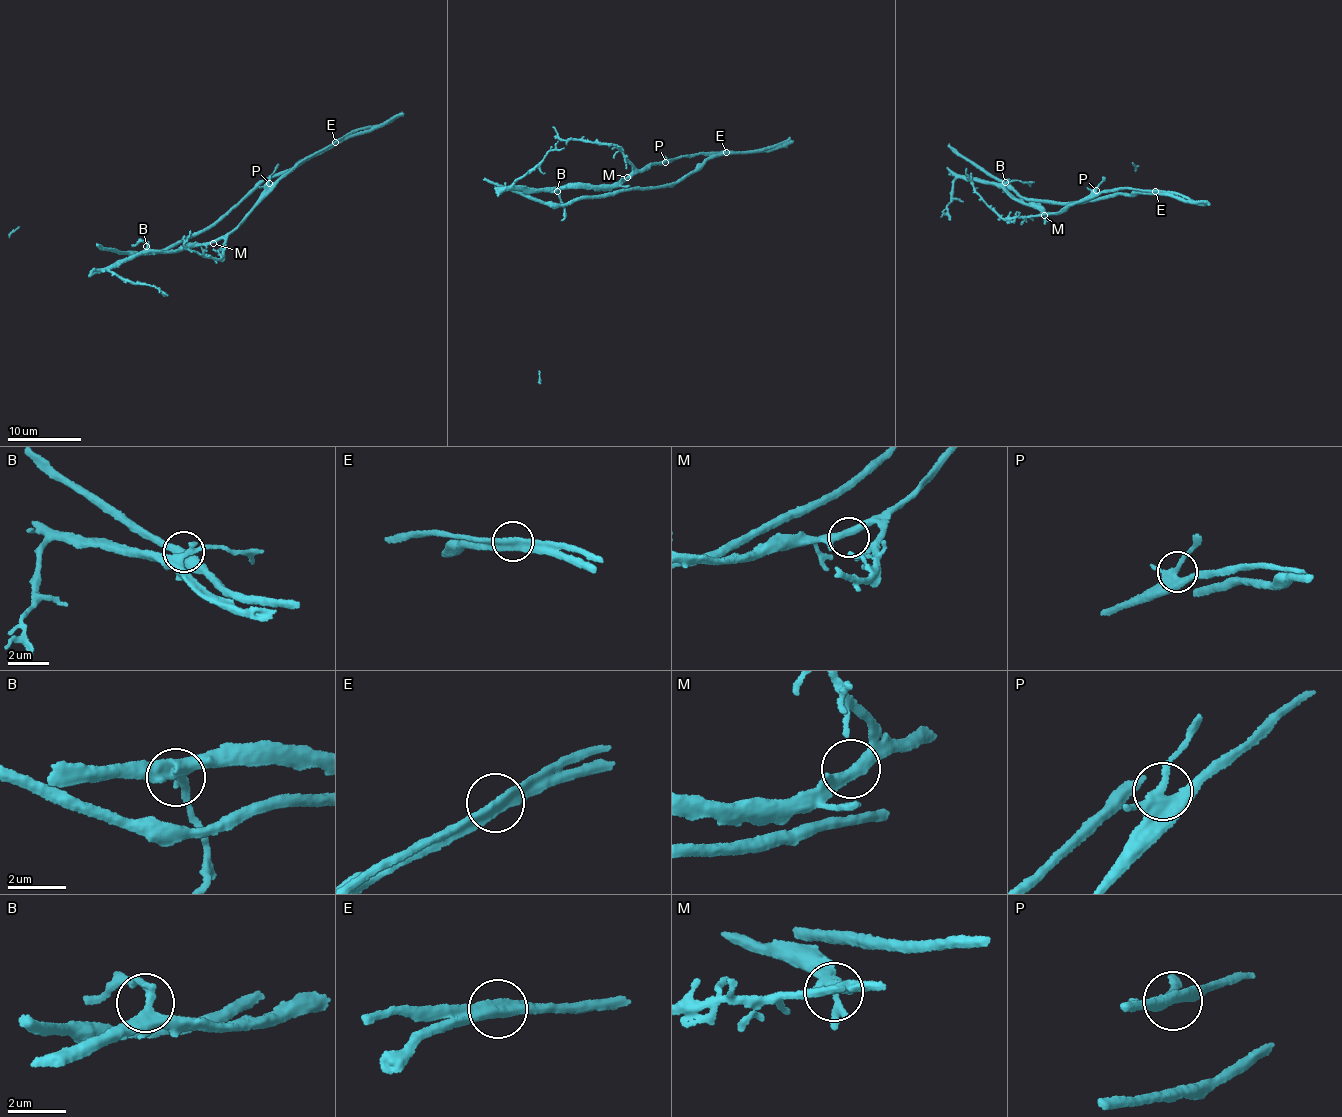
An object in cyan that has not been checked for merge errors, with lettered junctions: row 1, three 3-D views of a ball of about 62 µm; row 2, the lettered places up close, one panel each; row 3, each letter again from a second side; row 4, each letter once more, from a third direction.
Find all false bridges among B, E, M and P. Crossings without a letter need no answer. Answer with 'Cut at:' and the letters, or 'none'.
Cut at: E

